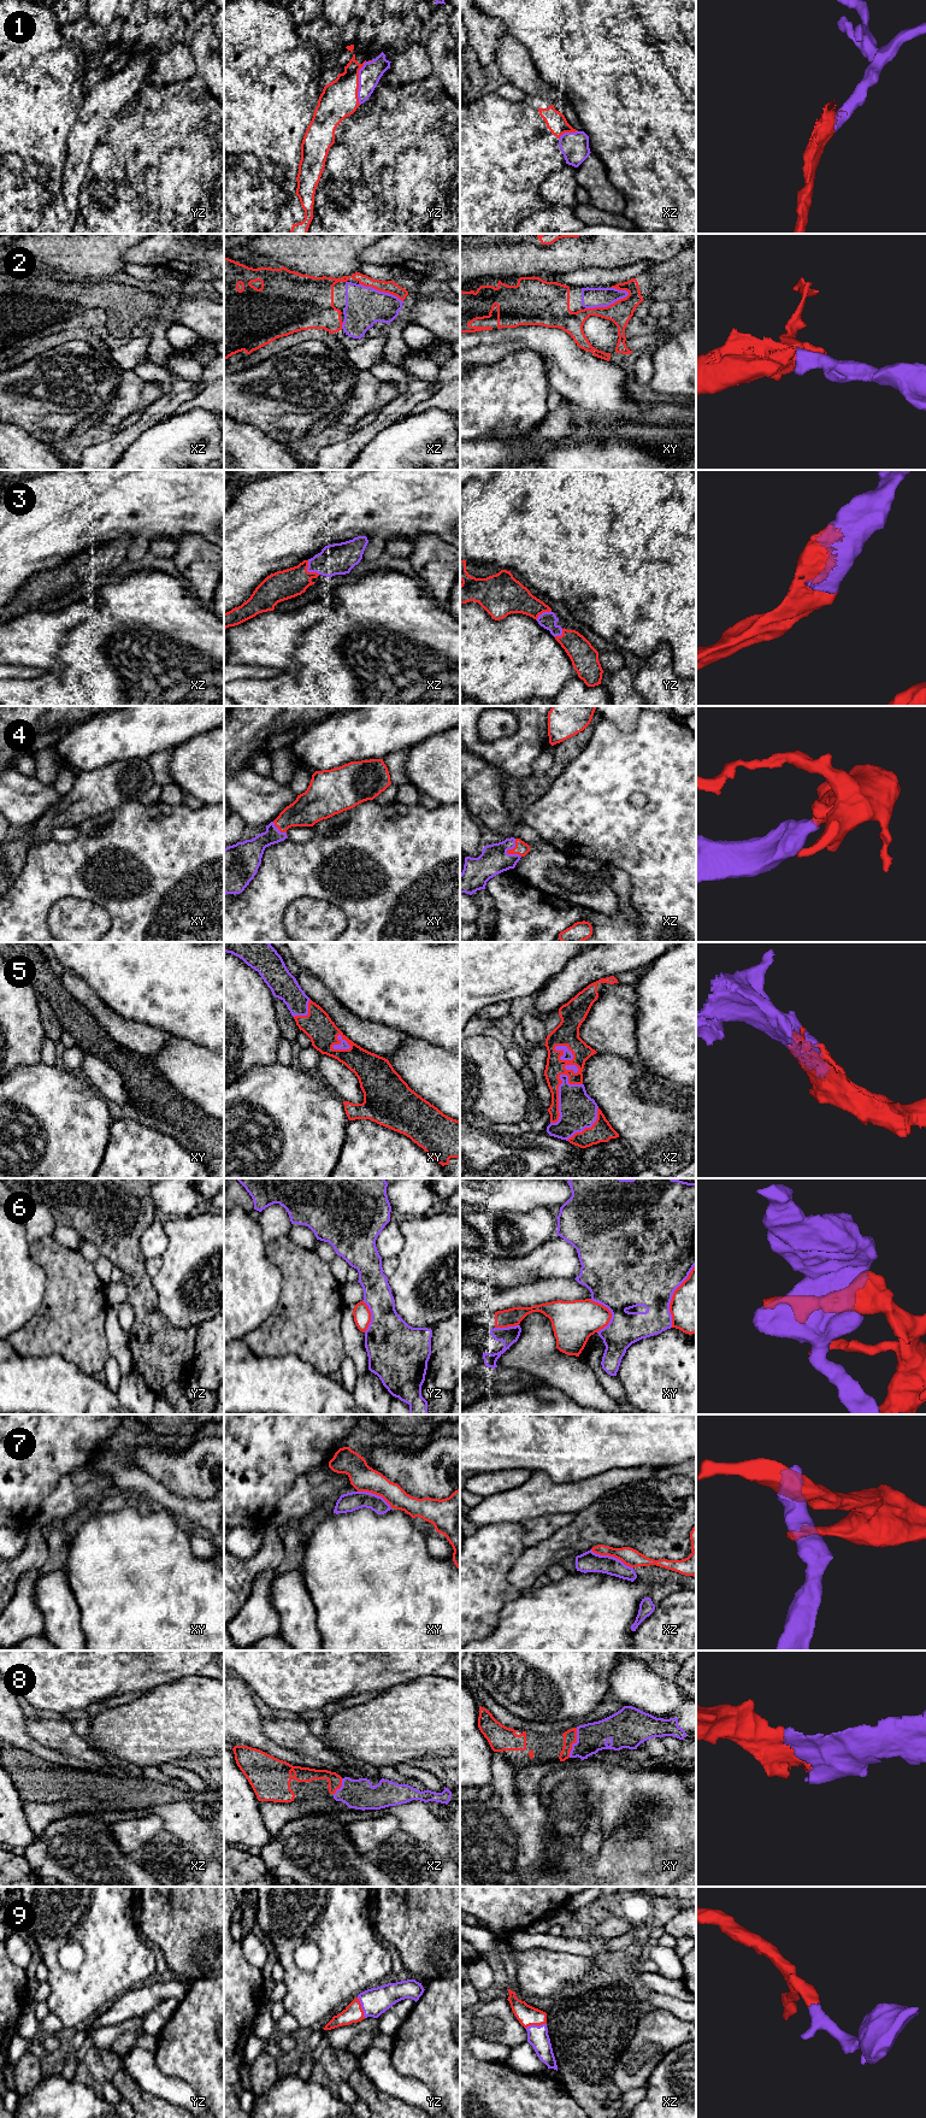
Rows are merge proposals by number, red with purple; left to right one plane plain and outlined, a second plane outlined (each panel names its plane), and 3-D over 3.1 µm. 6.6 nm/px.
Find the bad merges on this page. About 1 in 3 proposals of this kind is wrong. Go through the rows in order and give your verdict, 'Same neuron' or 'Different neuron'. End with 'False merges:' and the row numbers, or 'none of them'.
1: Same neuron
2: Same neuron
3: Same neuron
4: Same neuron
5: Same neuron
6: Different neuron
7: Different neuron
8: Same neuron
9: Same neuron
False merges: 6, 7

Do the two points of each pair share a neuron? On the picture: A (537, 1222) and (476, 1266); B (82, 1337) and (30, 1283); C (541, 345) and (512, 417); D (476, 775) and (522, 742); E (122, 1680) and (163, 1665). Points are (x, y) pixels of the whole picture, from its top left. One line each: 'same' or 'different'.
A: different
B: different
C: different
D: different
E: same

